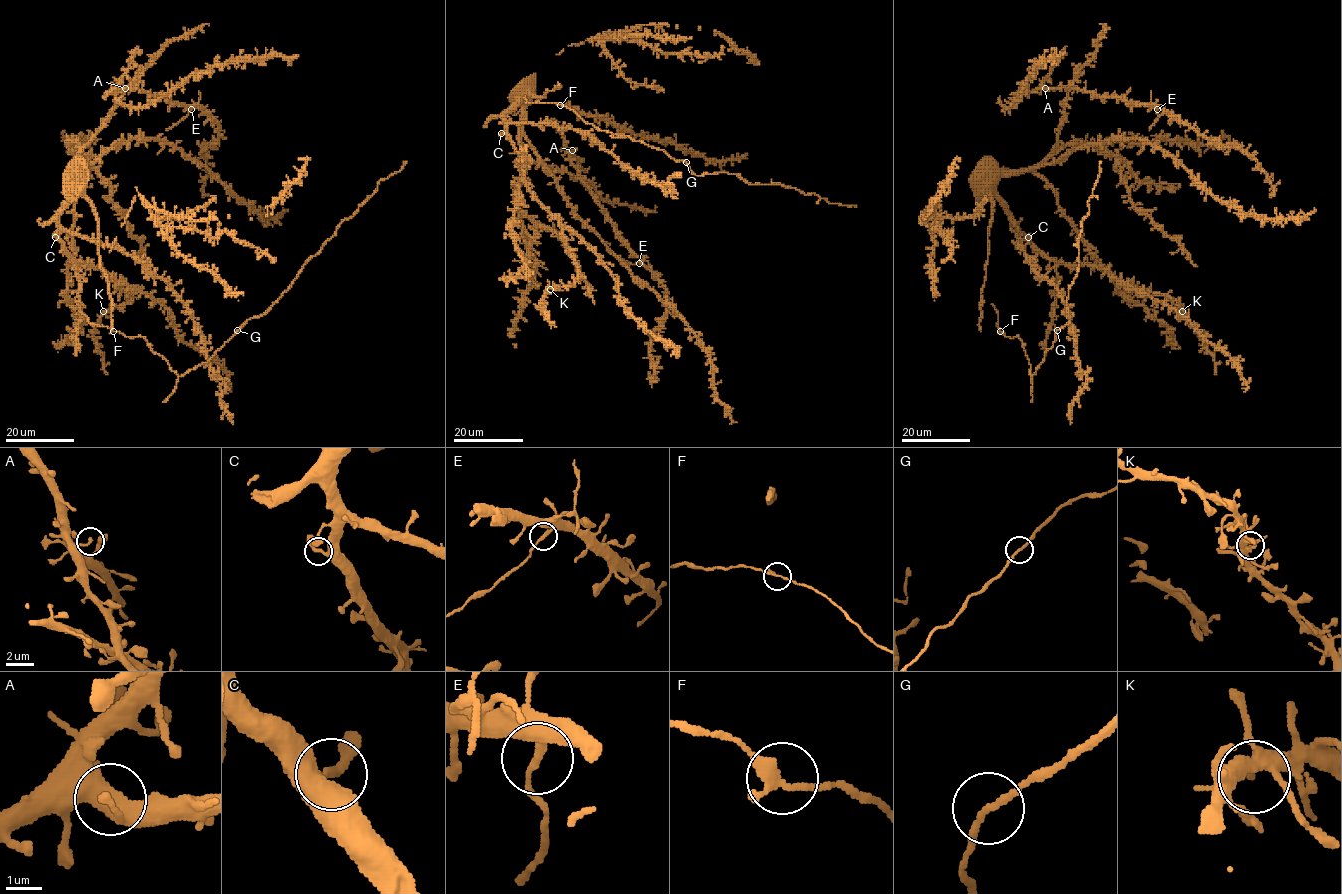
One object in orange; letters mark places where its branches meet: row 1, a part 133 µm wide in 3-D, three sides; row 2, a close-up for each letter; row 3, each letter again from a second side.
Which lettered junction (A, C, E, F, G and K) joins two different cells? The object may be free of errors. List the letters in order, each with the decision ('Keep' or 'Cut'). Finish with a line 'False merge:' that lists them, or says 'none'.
A: Keep
C: Keep
E: Cut
F: Keep
G: Keep
K: Keep
False merge: E

